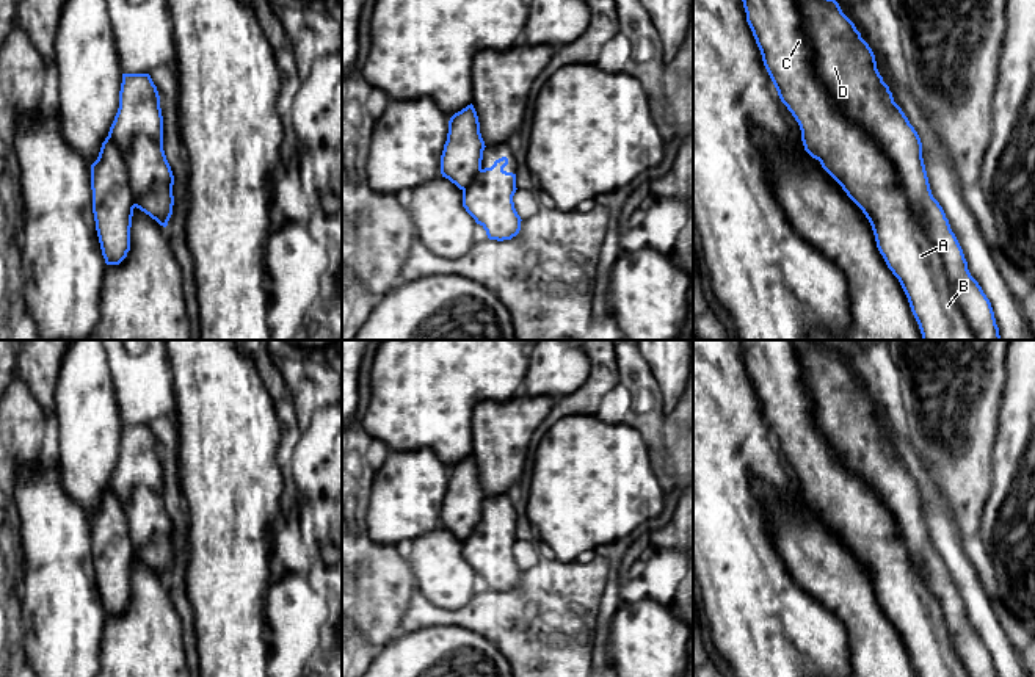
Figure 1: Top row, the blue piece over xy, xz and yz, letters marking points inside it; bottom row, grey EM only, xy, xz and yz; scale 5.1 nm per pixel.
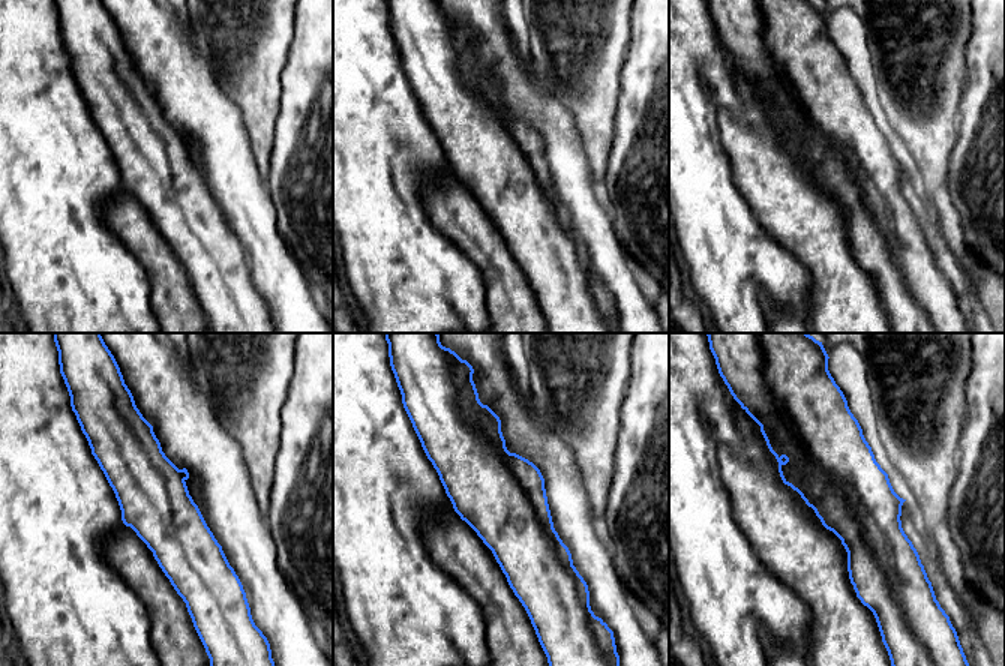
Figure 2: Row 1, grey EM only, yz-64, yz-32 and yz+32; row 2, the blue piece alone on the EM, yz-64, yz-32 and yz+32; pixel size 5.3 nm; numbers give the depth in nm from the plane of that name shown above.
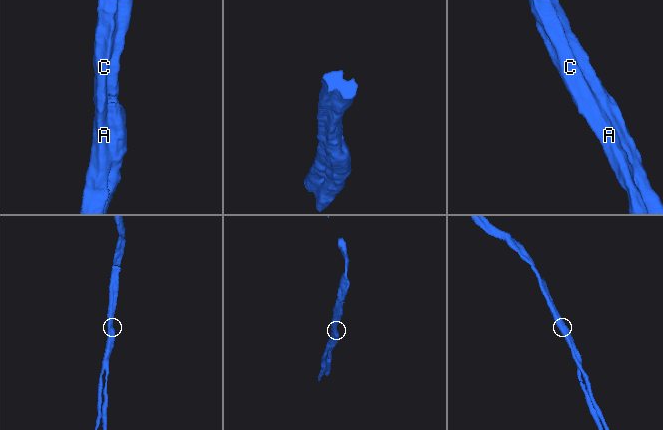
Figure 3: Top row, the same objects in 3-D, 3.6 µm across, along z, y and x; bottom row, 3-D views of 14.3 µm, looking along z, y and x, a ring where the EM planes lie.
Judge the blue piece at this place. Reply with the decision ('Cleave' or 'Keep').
Keep

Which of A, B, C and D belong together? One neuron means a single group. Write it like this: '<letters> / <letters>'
A B C D

